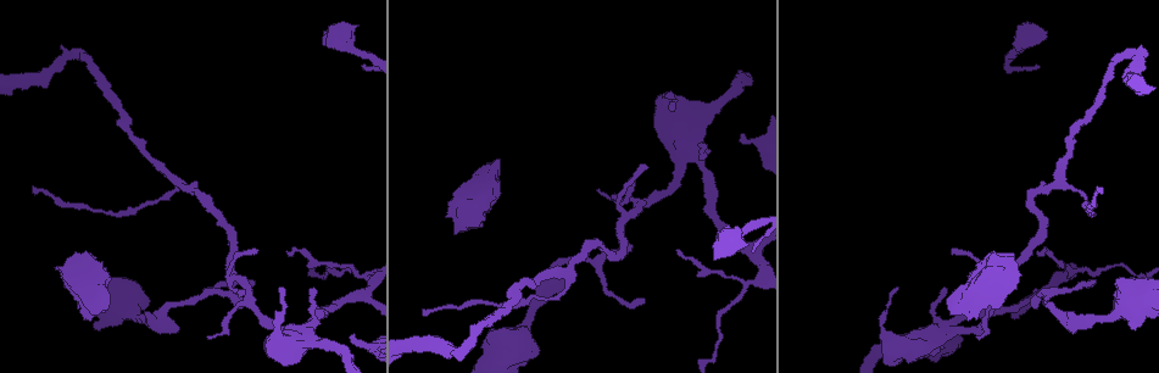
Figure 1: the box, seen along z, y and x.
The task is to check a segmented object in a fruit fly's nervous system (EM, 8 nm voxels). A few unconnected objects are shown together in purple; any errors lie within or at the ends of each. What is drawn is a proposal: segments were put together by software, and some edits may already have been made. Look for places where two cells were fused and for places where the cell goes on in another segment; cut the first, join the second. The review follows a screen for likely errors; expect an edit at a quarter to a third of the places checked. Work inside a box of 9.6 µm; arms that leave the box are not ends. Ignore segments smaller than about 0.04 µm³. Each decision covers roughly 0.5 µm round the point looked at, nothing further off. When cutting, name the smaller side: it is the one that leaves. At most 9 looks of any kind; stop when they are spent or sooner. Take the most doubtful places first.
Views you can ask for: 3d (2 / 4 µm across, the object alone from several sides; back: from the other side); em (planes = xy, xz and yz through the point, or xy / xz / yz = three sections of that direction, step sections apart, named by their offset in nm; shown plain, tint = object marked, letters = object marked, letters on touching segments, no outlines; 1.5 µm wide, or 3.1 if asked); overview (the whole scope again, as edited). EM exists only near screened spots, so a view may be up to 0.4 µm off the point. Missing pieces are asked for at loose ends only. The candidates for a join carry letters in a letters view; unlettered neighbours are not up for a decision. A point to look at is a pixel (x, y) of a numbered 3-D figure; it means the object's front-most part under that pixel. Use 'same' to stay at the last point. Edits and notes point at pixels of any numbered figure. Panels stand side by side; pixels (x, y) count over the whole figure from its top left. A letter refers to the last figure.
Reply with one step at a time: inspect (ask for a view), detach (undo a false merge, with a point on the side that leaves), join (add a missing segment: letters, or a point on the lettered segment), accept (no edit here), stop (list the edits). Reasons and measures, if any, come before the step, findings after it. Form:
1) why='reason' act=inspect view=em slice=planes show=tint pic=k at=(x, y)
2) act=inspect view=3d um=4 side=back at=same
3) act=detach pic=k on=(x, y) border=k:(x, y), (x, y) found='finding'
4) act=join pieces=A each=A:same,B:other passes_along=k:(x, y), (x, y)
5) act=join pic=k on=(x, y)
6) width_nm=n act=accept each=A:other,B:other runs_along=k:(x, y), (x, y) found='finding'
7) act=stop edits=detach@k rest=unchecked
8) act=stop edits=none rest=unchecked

why='thin arm on a thick one' act=inspect view=em slice=planes show=tint pic=1 at=(942, 336)

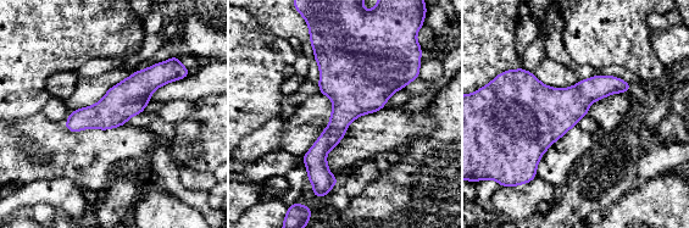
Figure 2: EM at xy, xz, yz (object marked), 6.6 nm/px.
why='what lies round it' act=inspect view=em slice=planes show=letters at=same

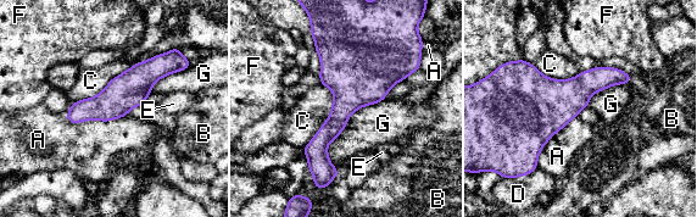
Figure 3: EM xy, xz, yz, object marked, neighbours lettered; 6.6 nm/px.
act=accept each=A:other,B:other,C:other,D:other,E:other,F:other,G:other runs_along=3:(171, 67), (70, 117) found='one cell here'

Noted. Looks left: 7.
why='stops while still wide' act=inspect view=3d um=2 pic=1 at=(947, 299)

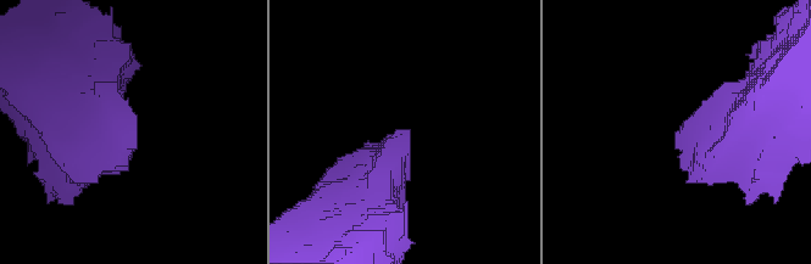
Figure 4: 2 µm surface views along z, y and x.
act=inspect view=em slice=yz step=4 show=letters pic=4 at=(677, 132)

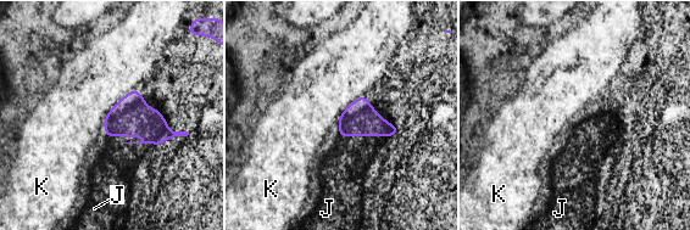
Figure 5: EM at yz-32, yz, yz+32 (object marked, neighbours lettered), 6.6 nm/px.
why='another direction' act=inspect view=em slice=planes show=letters at=same

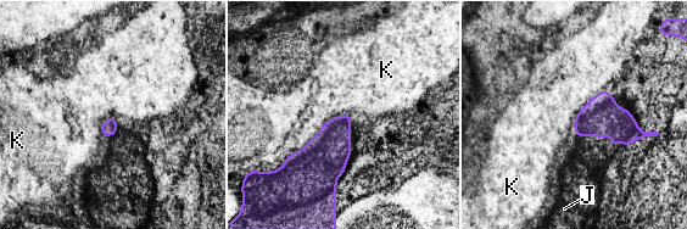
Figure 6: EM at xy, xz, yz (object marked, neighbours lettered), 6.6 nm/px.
act=join pieces=J each=J:same,K:other found='it goes on there'

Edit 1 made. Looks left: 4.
why='branch stops here' act=inspect view=3d um=4 pic=1 at=(977, 339)

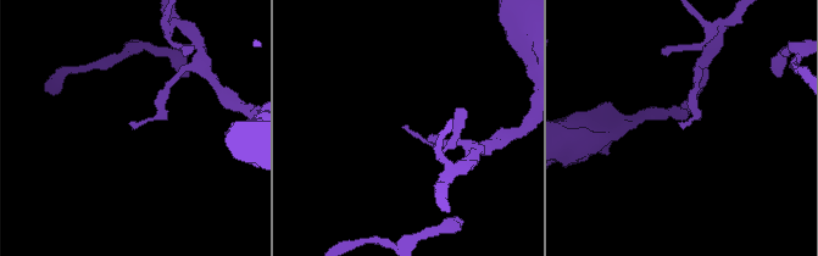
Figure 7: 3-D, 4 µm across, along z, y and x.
act=inspect view=em slice=planes show=letters pic=7 at=(133, 124)

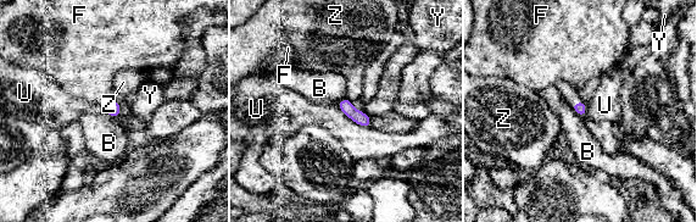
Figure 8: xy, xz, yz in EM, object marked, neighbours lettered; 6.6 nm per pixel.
act=accept each=B:other,F:other,U:other,Y:other,Z:other border=8:(569, 104), (583, 118) found='no lettered segment goes on from it'

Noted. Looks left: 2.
why='thin end' act=inspect view=em slice=planes show=plain pic=1 at=(424, 310)

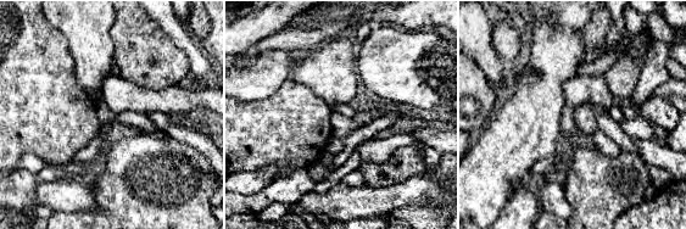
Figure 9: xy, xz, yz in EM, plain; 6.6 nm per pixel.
why='see the neighbours' act=inspect view=em slice=planes show=letters at=same

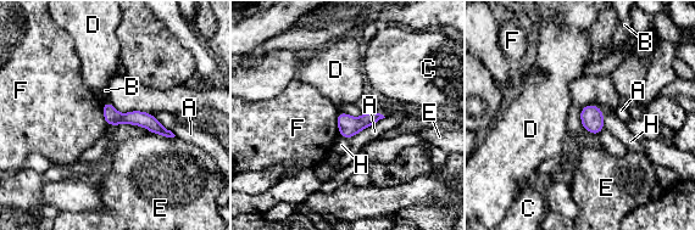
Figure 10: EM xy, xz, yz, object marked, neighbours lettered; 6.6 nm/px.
width_nm=110 act=accept each=A:other,B:other,C:other,D:other,E:other,F:other,H:other runs_along=10:(105, 107), (168, 134) found='none of them fits'

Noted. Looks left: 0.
act=stop edits=join@6 rest=unchecked

